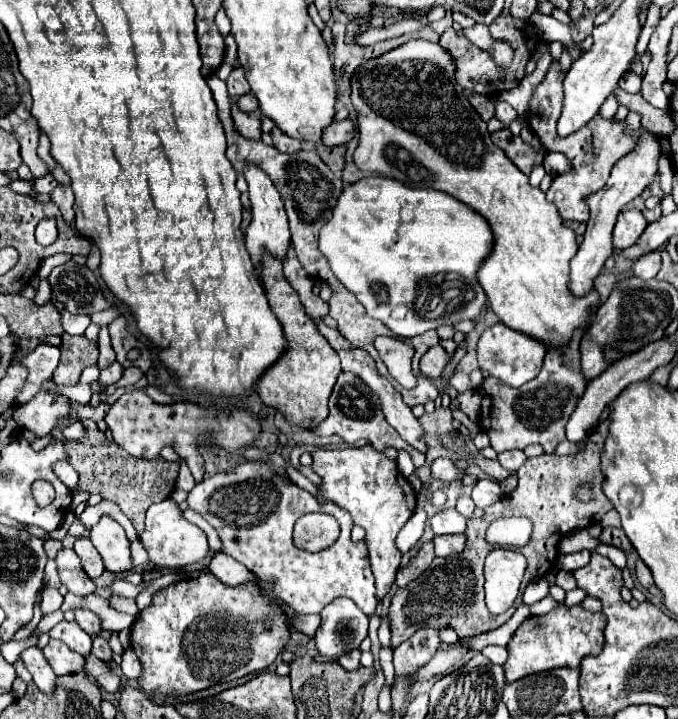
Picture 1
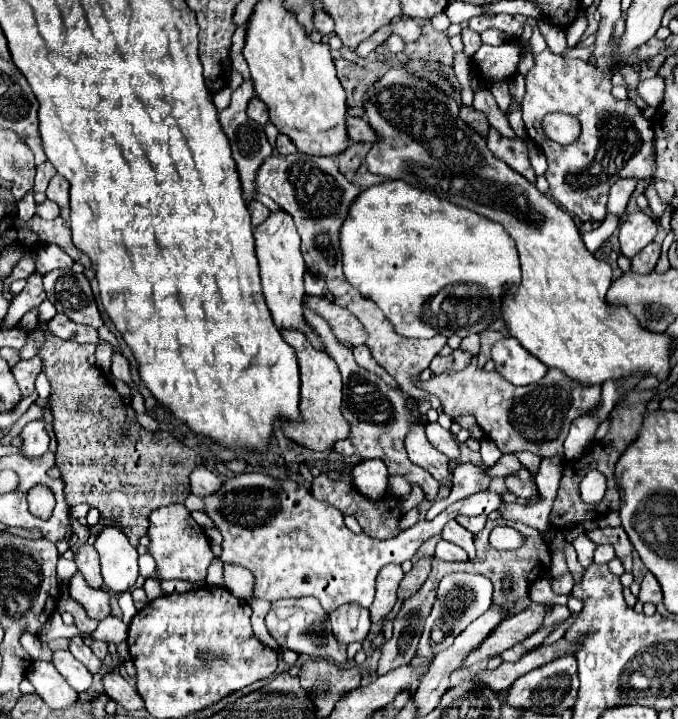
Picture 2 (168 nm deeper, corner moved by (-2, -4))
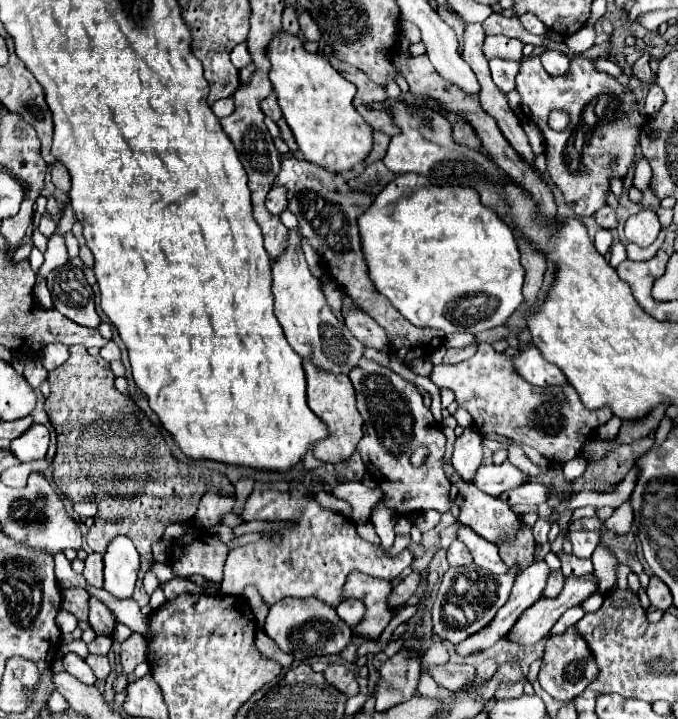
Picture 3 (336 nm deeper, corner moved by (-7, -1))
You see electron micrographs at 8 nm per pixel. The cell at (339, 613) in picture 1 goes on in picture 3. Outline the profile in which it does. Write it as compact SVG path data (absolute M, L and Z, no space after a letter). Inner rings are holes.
M346 599L336 607L336 611L338 611L340 617L344 617L344 621L350 627L354 627L360 621L360 617L366 613L366 607L364 607L364 603L360 599Z

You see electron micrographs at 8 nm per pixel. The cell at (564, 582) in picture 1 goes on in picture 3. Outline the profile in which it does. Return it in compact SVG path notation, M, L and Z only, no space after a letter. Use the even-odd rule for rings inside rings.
M558 569L558 571L552 571L550 577L548 577L548 583L546 583L546 587L544 587L542 597L556 597L556 595L562 591L562 585L564 585L564 575L562 575L562 571L560 571L560 569Z

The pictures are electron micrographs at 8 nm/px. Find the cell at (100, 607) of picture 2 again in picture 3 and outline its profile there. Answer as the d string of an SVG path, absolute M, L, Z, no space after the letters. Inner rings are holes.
M96 597L90 599L90 619L88 619L90 627L94 629L96 635L104 635L104 637L112 637L114 627L116 627L116 619L110 613L110 609L98 601Z

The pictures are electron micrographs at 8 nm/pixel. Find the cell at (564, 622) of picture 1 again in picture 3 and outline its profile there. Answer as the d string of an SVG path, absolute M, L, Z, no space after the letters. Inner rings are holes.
M444 663L444 665L434 665L428 669L428 673L434 677L434 681L448 689L448 691L456 691L456 689L464 689L472 683L474 679L474 667L472 665L458 665L458 663Z

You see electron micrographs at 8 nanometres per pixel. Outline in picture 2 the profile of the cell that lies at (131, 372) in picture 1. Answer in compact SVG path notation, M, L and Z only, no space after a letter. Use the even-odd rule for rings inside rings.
M115 354L113 356L113 364L111 364L111 376L129 384L131 382L131 370L129 370L129 362L121 356L121 354Z

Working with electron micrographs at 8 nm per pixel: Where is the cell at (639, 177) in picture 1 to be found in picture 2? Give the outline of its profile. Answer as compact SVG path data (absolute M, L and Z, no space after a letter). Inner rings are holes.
M623 178L623 180L617 180L613 186L611 186L611 192L609 192L609 202L607 202L607 214L623 214L625 208L627 208L627 202L633 194L637 186L637 180L635 178Z

